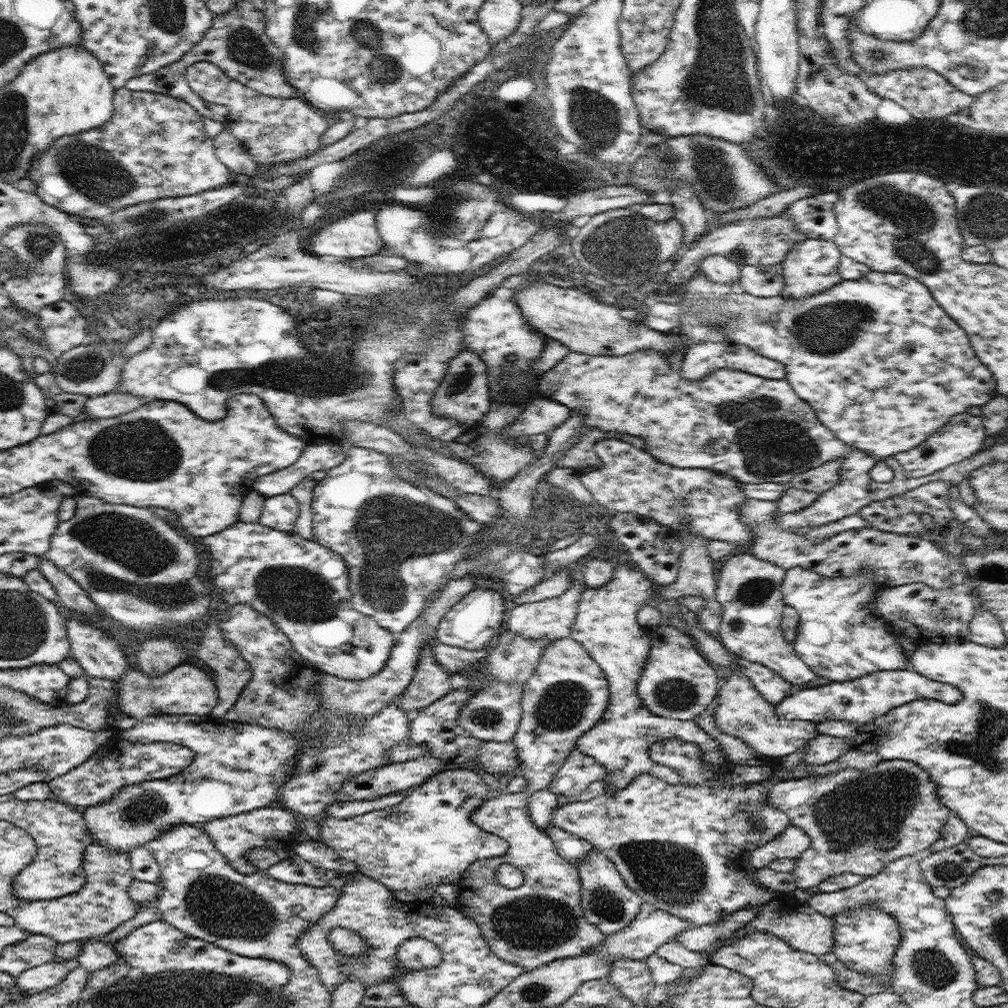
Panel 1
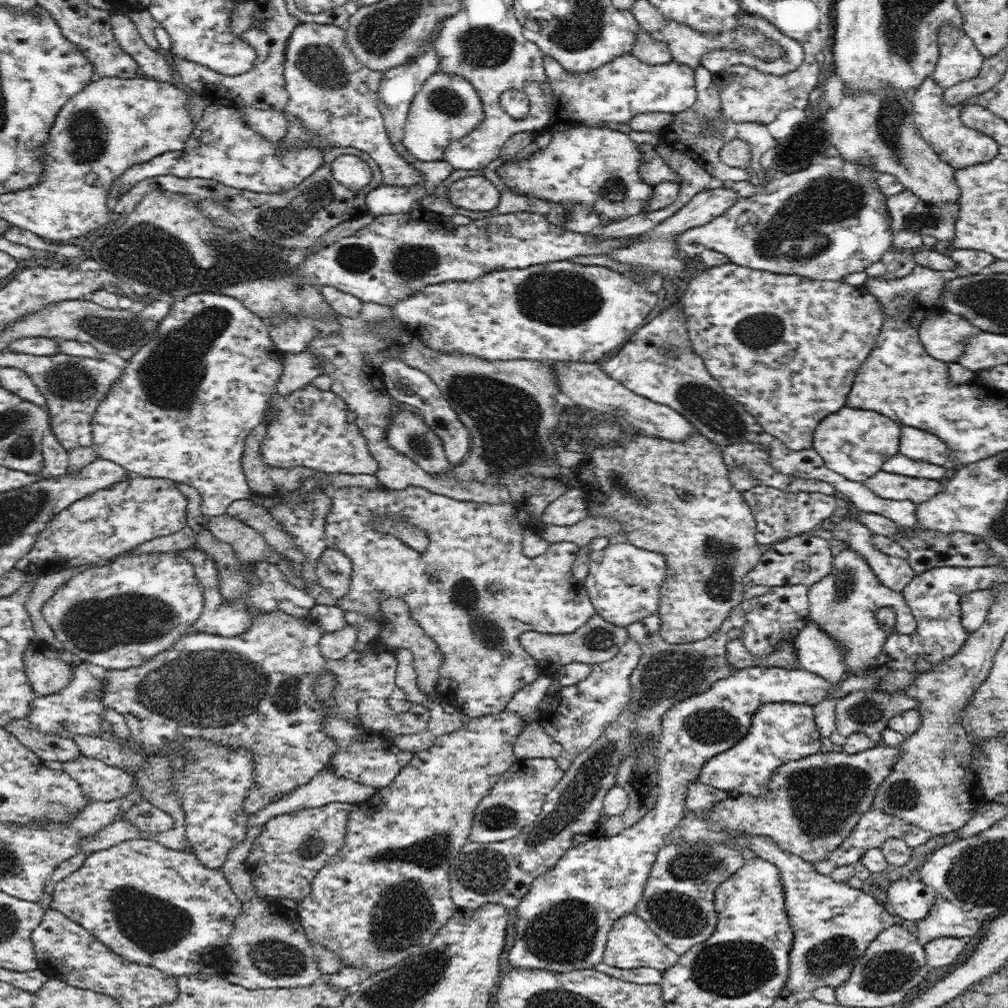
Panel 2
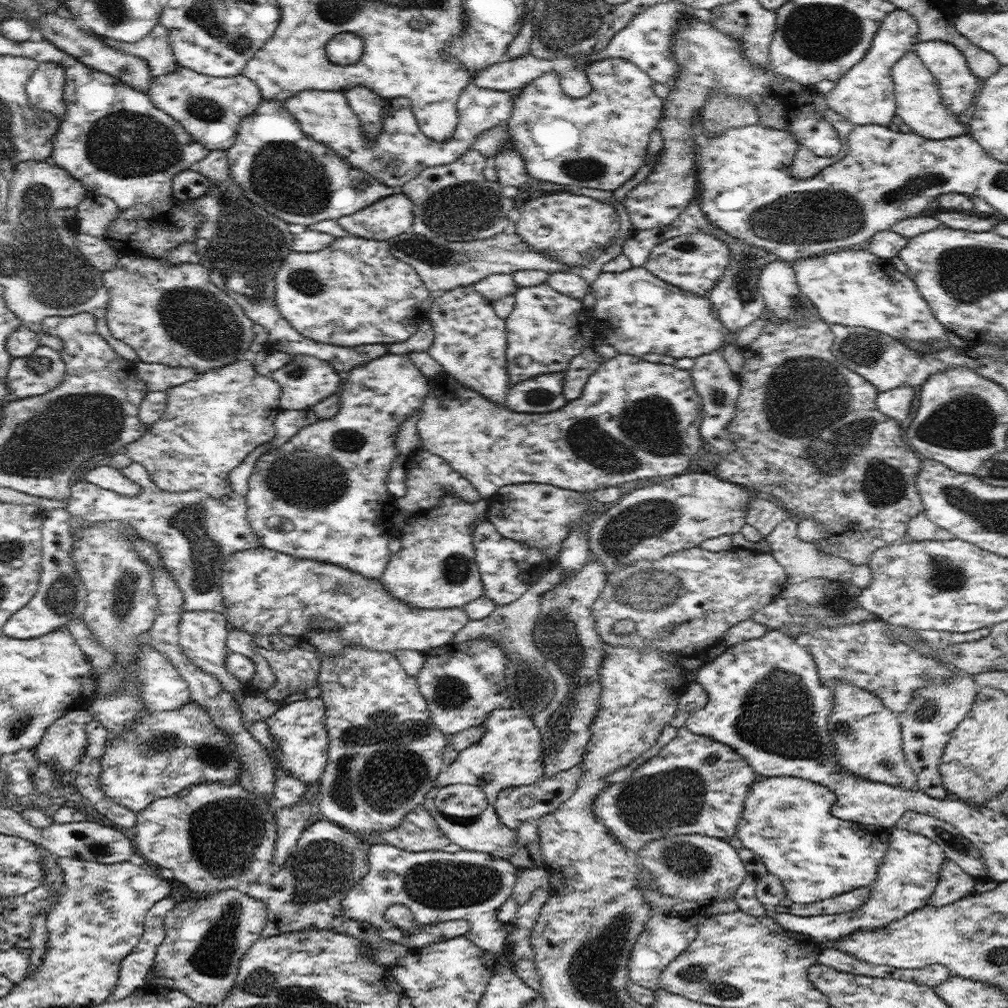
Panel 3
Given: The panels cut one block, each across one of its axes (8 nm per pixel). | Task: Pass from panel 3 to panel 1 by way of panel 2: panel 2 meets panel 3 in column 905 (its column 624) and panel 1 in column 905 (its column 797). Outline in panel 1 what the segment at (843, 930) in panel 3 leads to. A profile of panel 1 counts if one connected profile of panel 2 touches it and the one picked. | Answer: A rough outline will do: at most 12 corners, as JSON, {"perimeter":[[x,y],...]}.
{"perimeter":[[909,667],[795,689],[779,717],[864,724],[920,698],[954,704],[956,686]]}

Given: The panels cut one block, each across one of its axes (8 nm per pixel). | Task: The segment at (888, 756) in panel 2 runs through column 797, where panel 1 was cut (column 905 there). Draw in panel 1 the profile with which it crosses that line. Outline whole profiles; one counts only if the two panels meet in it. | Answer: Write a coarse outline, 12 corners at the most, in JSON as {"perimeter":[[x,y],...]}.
{"perimeter":[[912,760],[788,775],[796,889],[925,854],[951,814]]}

